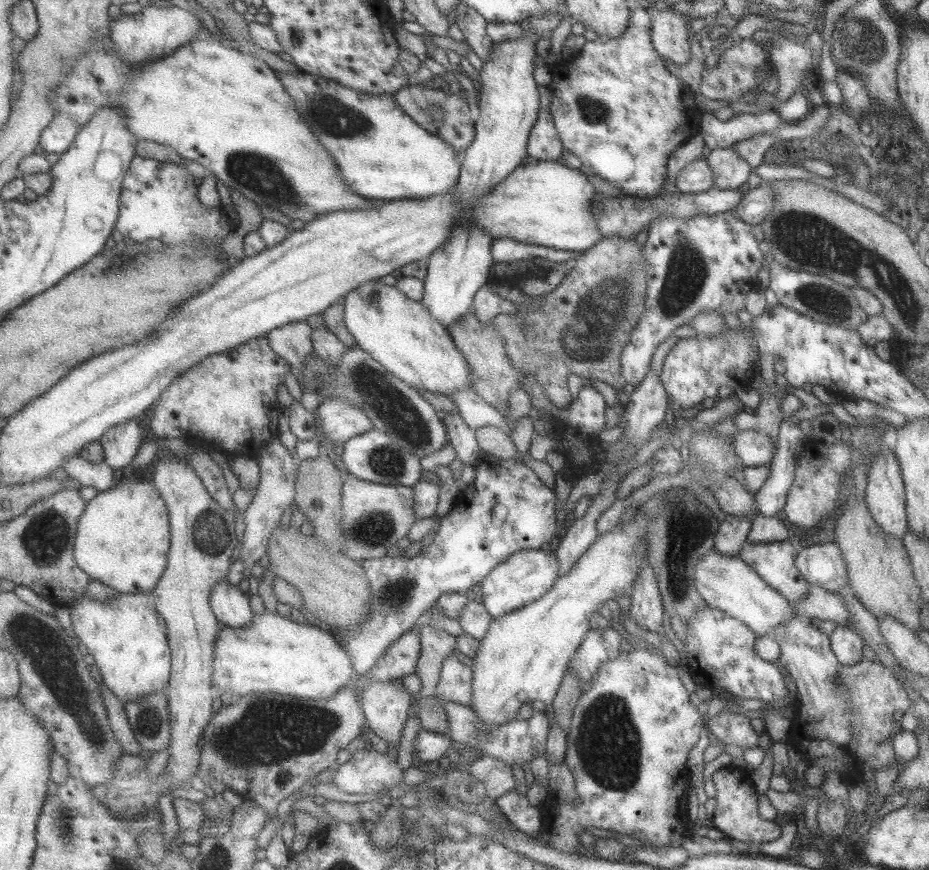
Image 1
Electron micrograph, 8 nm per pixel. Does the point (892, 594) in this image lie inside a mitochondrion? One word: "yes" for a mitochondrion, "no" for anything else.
no

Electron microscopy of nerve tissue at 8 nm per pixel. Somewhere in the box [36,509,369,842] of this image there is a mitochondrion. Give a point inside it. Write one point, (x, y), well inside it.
(269, 733)

